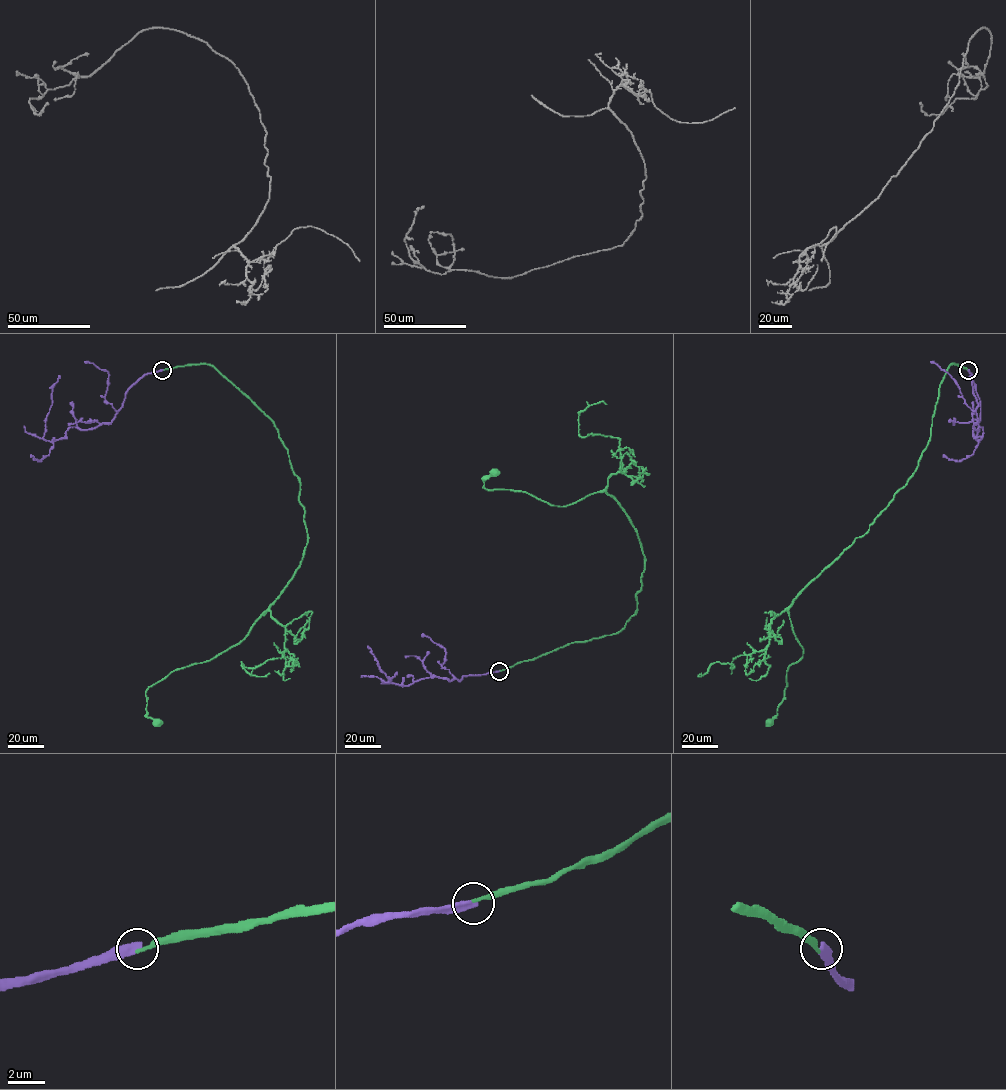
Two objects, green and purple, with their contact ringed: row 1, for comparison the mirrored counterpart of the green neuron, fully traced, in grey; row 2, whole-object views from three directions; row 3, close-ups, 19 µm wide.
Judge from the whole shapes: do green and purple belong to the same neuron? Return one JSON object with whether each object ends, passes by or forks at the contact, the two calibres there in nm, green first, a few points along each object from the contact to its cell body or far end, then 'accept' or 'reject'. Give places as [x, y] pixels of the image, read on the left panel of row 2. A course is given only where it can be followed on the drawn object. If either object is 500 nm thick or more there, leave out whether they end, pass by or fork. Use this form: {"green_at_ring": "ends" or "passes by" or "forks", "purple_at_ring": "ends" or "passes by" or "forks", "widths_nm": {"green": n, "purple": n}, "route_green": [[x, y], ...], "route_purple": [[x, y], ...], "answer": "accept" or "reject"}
{"green_at_ring": "ends", "purple_at_ring": "ends", "widths_nm": {"green": 170, "purple": 480}, "route_green": [[162, 370], [214, 366], [272, 421], [298, 478], [308, 542], [248, 634], [148, 688], [147, 716], [157, 722]], "route_purple": [[162, 370], [145, 374], [130, 388], [109, 423], [71, 427], [64, 438], [45, 440], [52, 386], [60, 375]], "answer": "accept"}

